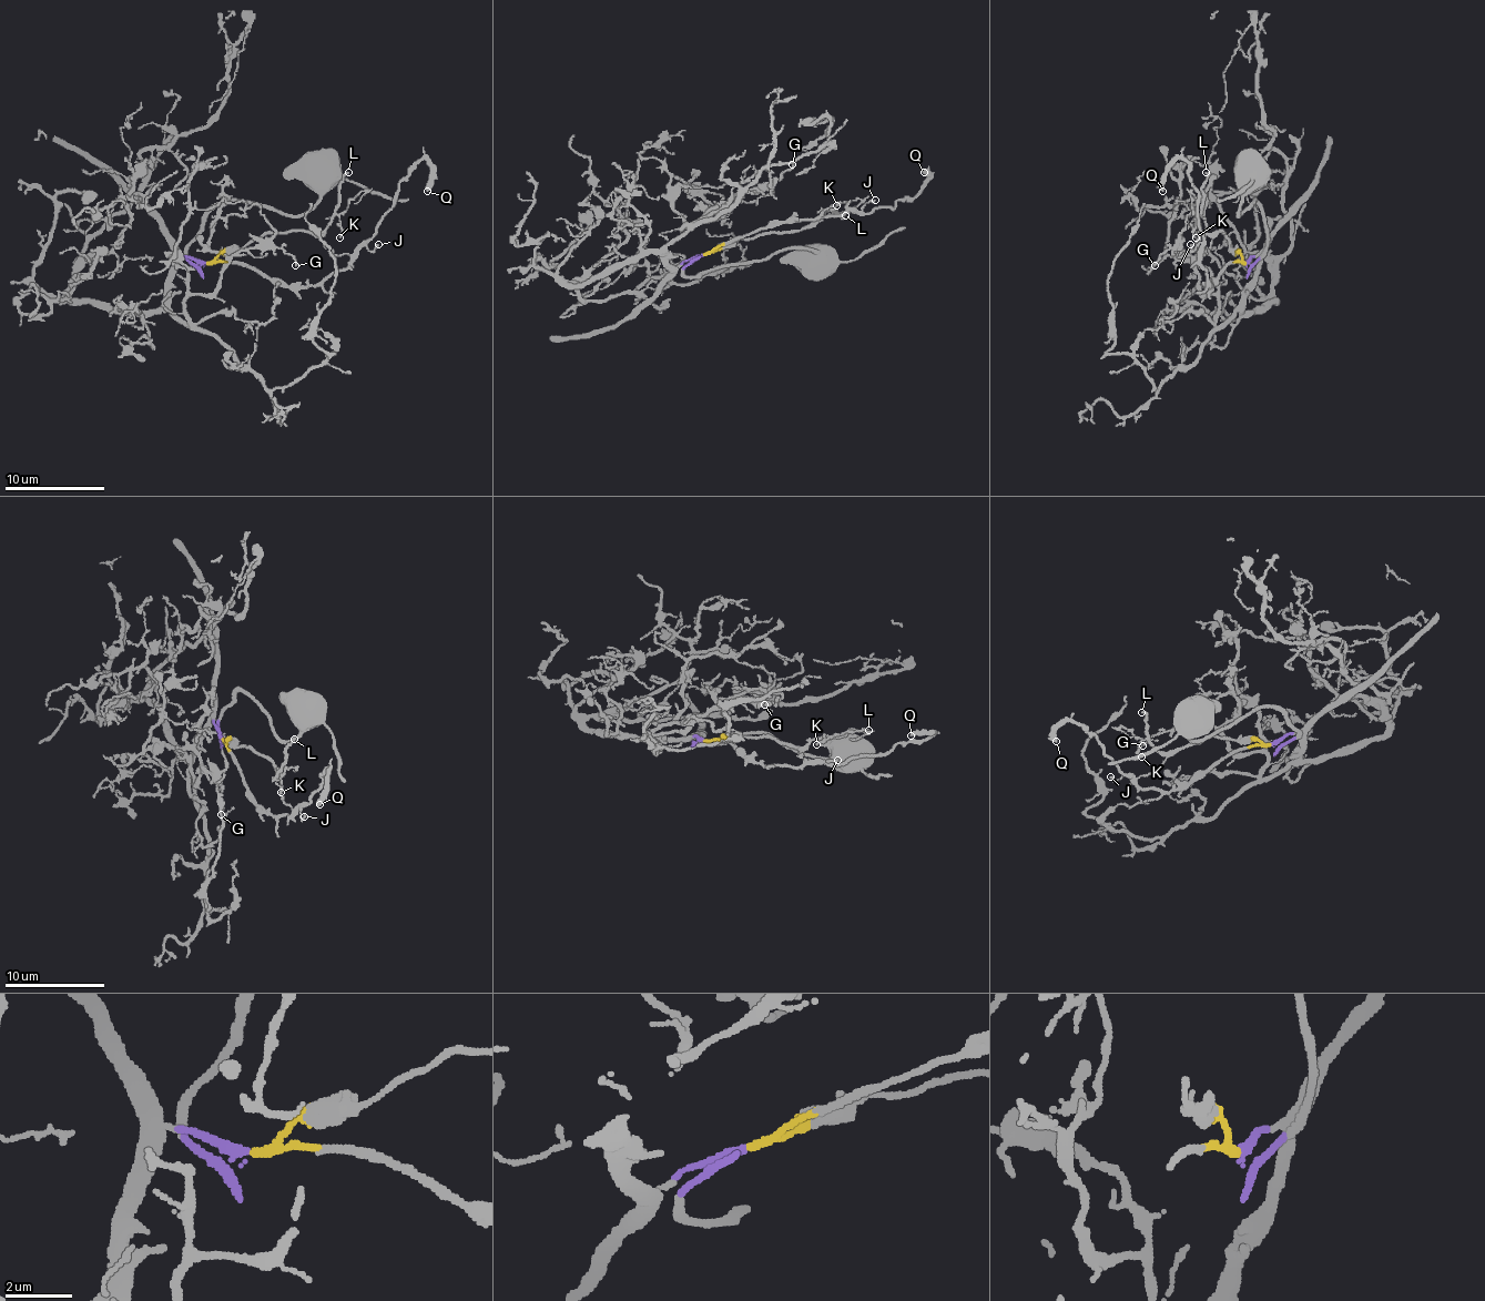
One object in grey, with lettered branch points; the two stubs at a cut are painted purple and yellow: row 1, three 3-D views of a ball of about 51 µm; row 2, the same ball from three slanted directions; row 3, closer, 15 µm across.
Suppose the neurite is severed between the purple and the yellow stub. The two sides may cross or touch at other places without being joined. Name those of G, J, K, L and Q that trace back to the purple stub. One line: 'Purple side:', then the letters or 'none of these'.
Purple side: G

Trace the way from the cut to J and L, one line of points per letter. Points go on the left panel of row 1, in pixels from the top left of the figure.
J: (206, 262), (238, 262), (288, 286), (318, 286), (360, 248), (370, 251), (378, 244)
L: (206, 262), (226, 251), (238, 251), (266, 234), (321, 234), (338, 201), (338, 186), (348, 171)

